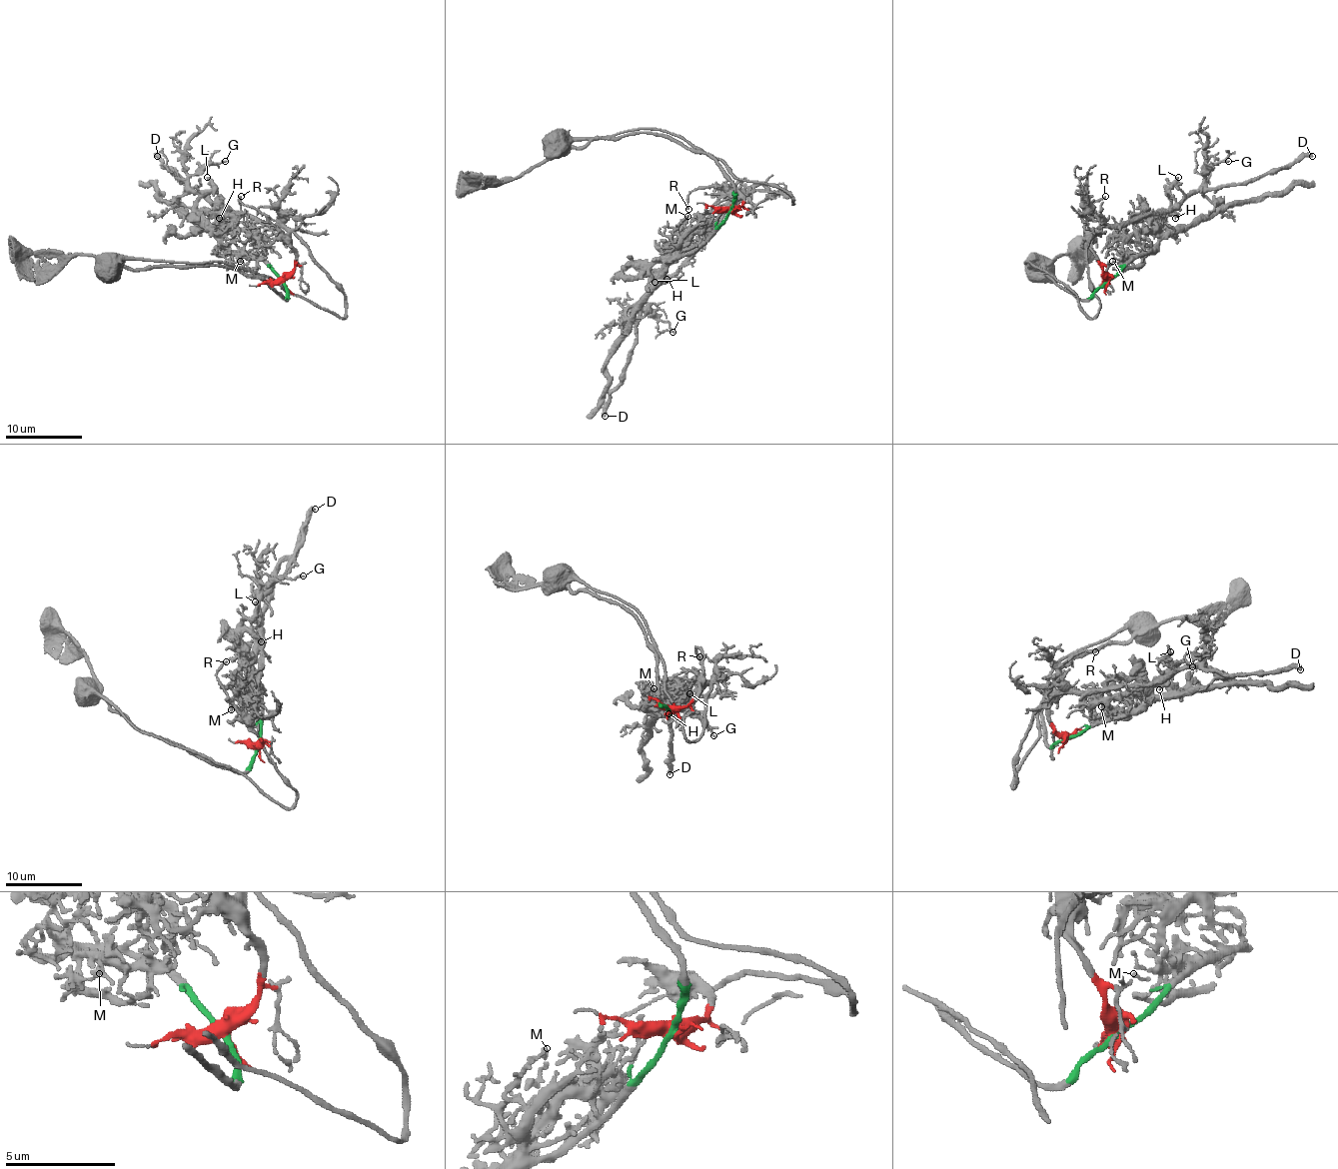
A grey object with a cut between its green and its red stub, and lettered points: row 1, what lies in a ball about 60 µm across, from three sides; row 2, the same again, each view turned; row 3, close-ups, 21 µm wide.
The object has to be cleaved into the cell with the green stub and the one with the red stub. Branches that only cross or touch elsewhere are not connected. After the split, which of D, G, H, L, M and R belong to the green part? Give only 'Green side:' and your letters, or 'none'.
Green side: H, L, M

